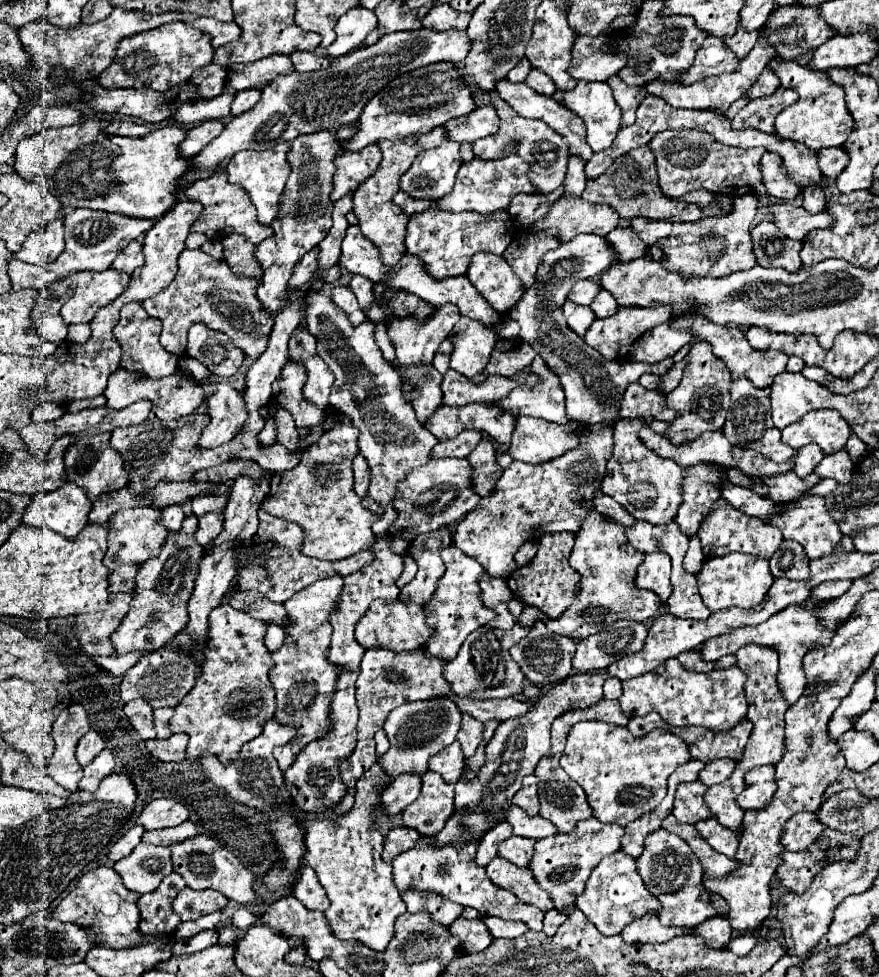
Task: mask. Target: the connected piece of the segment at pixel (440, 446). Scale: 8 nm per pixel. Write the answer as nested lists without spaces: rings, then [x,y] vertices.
[[[464,430],[448,442],[438,442],[436,448],[432,450],[432,456],[434,458],[446,458],[446,456],[464,458],[478,446],[480,440],[482,440],[482,434],[478,430]]]

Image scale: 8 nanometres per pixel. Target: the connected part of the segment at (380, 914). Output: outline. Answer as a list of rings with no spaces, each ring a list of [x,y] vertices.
[[[376,762],[360,780],[356,786],[356,800],[350,812],[346,812],[344,816],[338,818],[316,818],[310,822],[308,830],[306,830],[306,864],[314,868],[314,872],[318,874],[320,884],[324,886],[328,898],[330,898],[330,908],[324,912],[328,918],[328,924],[334,932],[334,936],[338,936],[340,940],[358,940],[362,944],[368,944],[376,950],[384,950],[388,946],[390,936],[394,934],[394,920],[396,916],[400,916],[402,912],[406,912],[406,904],[400,898],[400,892],[394,886],[392,880],[392,864],[382,860],[382,844],[384,844],[384,836],[378,830],[376,824],[376,814],[374,810],[380,808],[380,800],[382,800],[382,786],[384,780],[388,780],[386,770]]]

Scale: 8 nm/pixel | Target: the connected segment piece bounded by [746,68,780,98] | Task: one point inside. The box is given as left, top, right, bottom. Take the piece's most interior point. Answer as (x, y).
(766, 84)

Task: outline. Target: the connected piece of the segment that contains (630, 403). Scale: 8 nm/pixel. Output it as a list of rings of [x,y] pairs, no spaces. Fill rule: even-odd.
[[[638,382],[630,384],[620,404],[620,418],[644,418],[648,422],[652,420],[652,416],[656,416],[656,420],[672,418],[672,412],[664,408],[662,392],[646,390]]]

